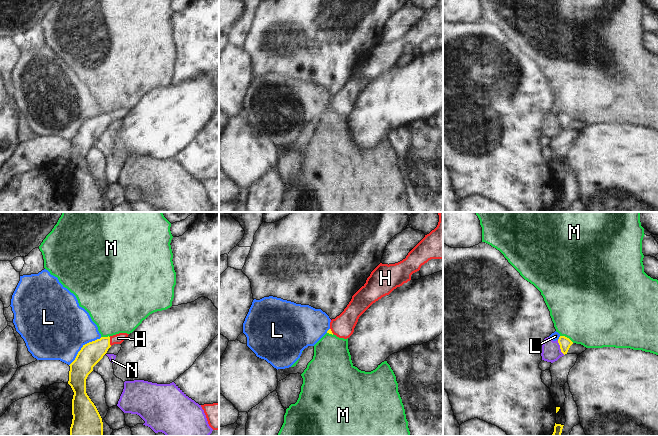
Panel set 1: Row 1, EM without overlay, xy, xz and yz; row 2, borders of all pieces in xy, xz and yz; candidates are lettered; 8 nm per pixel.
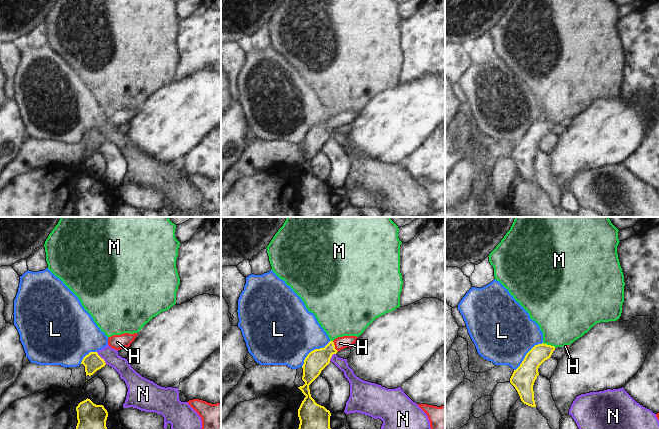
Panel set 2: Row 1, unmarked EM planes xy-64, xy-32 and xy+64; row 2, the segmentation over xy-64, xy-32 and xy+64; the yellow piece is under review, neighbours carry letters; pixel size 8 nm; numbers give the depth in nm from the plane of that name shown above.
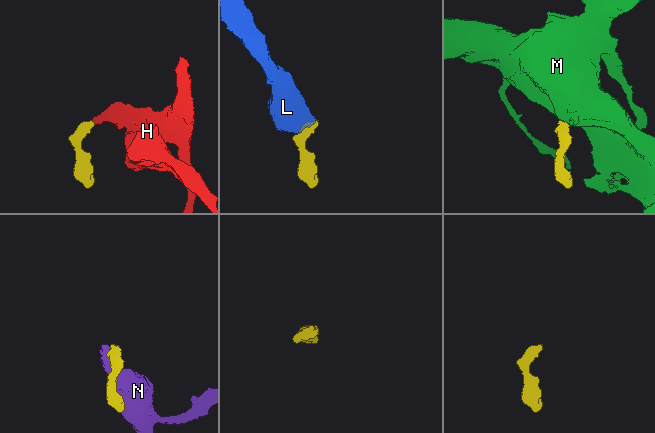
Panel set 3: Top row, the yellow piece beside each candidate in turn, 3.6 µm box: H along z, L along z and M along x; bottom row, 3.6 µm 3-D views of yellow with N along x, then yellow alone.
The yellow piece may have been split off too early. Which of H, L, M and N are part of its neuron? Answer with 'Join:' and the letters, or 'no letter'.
Join: H.

